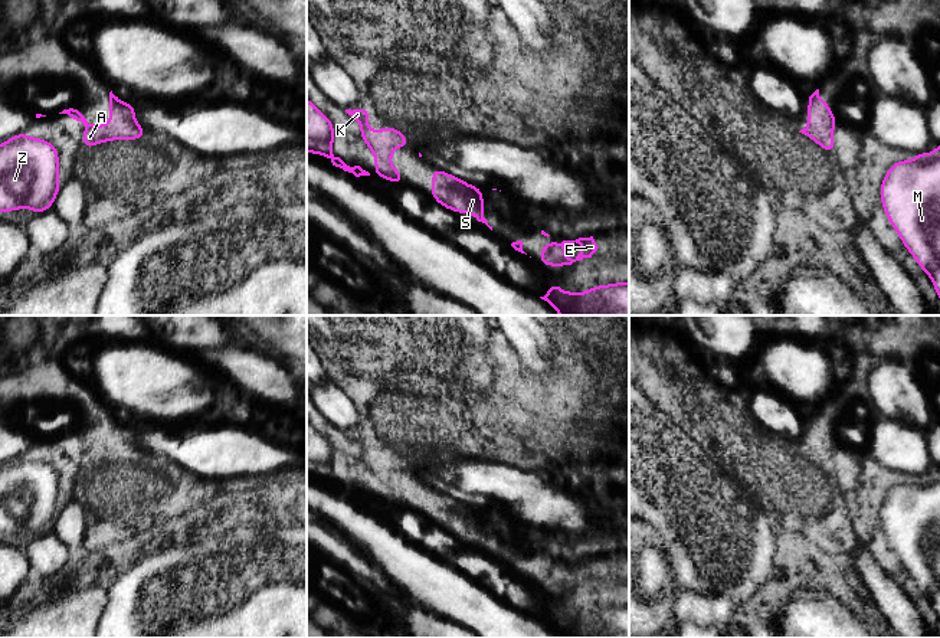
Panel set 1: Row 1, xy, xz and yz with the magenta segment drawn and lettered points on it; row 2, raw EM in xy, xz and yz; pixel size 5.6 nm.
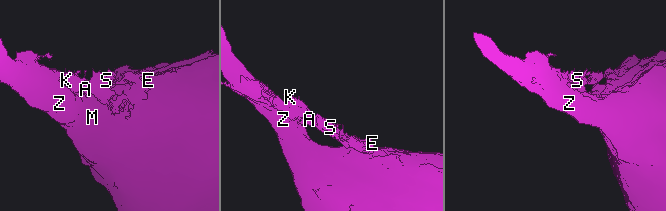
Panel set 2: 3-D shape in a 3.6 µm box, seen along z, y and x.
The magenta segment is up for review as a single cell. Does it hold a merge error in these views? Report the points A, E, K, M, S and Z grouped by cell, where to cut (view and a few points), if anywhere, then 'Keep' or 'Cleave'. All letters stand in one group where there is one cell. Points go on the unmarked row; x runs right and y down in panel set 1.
Groups: A E K M S Z. No split. Keep

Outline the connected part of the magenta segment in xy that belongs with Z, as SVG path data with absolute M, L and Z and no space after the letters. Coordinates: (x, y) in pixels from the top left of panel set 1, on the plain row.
M19 455L0 467L0 534L52 531L60 513L59 474L43 461Z

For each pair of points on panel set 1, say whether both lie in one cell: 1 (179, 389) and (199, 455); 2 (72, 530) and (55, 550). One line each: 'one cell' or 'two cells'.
1: two cells
2: two cells

